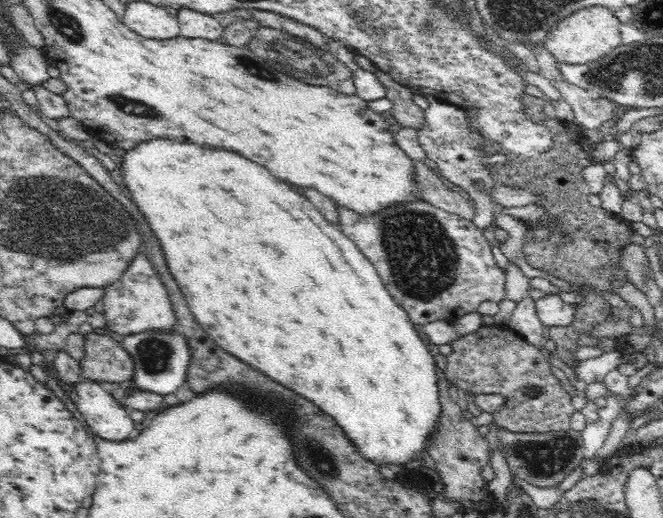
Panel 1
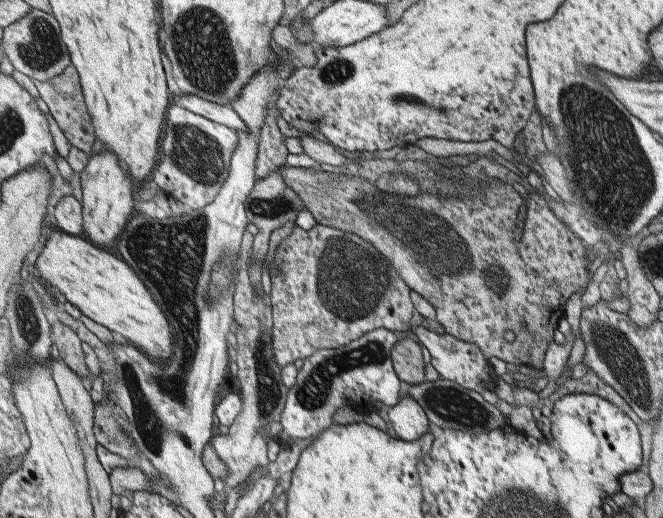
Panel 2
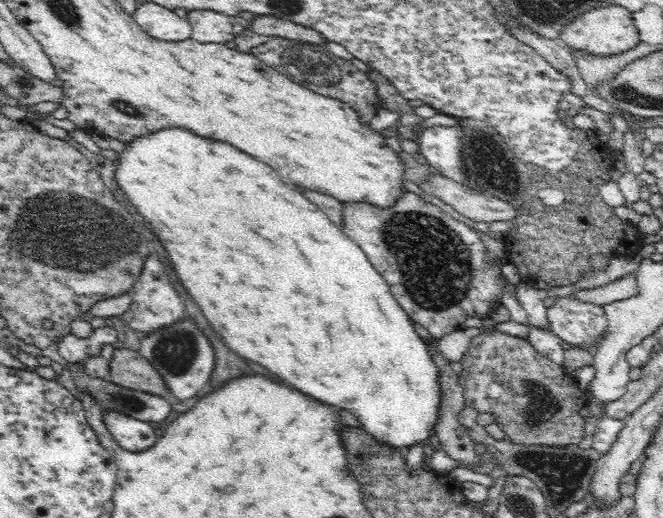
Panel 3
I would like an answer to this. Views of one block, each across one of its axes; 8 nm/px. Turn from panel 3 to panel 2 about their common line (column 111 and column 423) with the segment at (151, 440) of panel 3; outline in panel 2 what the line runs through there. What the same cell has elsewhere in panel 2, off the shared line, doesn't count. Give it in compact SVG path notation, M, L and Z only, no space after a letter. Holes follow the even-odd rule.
M404 396L399 398L395 406L389 408L387 421L398 438L406 442L414 442L428 430L427 414L415 398Z

